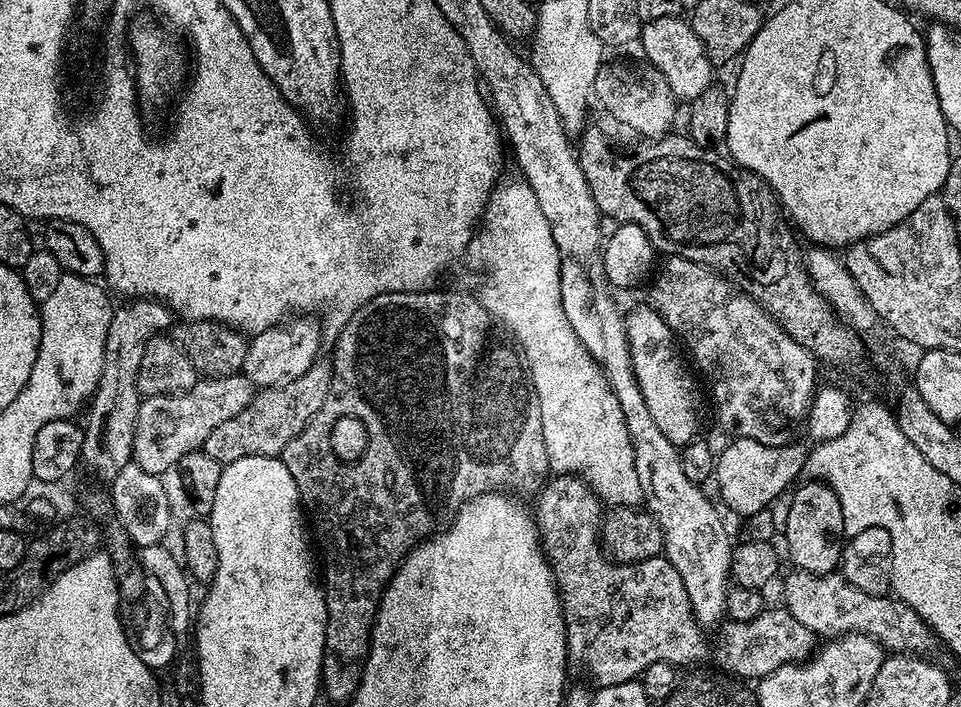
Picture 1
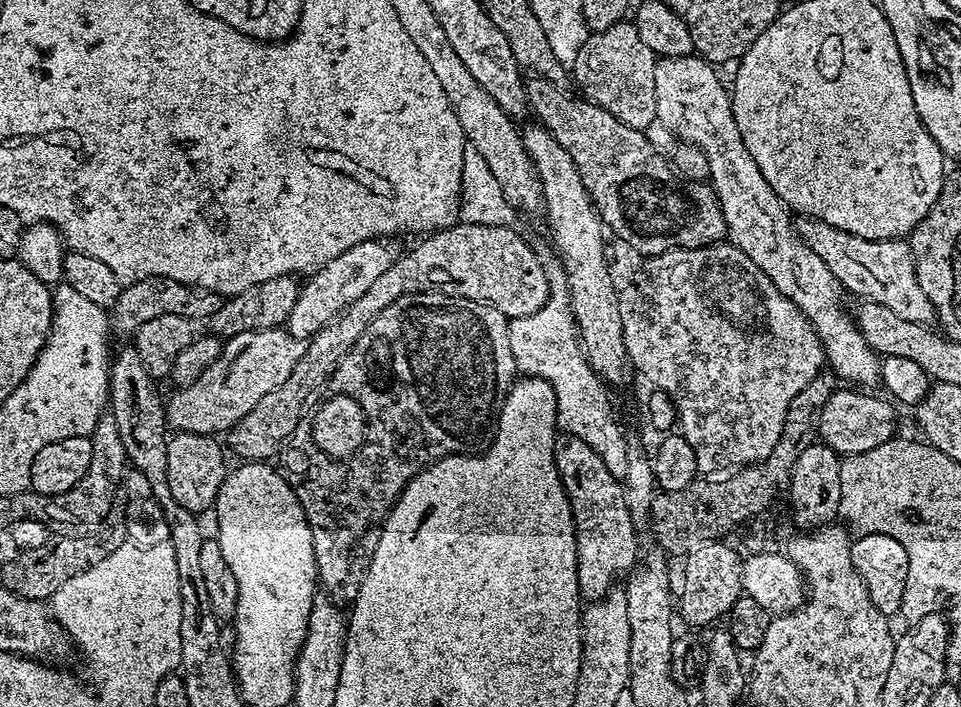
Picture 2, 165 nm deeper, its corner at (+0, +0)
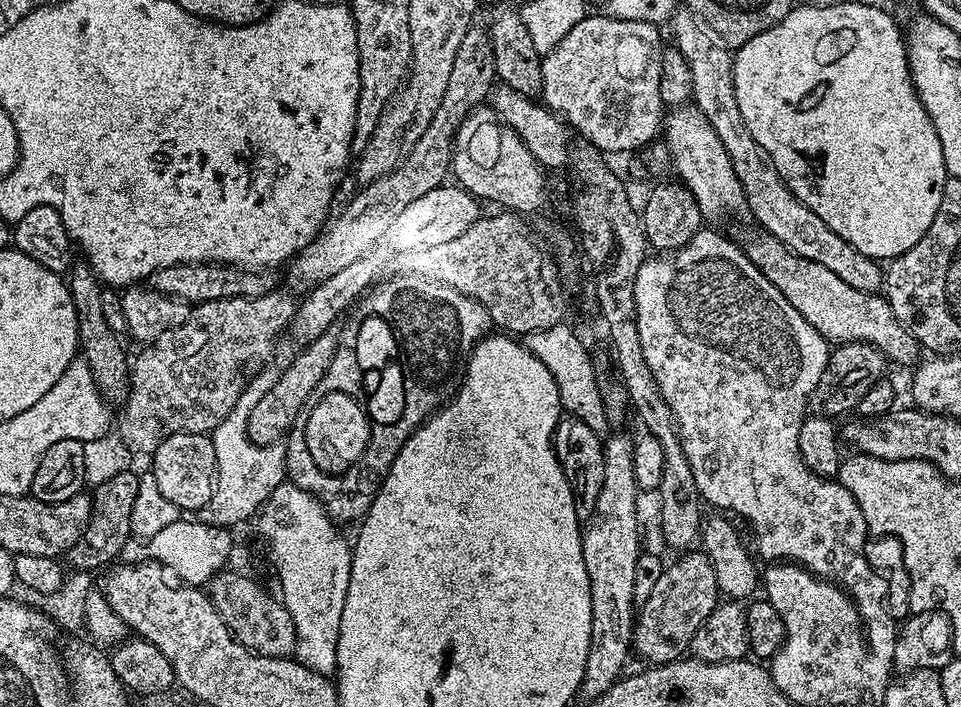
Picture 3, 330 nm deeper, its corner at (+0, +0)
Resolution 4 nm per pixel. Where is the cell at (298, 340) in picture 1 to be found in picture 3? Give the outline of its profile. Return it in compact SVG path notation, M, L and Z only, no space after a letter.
M448 182L439 188L422 194L422 198L414 198L387 232L387 239L392 239L397 249L422 250L422 246L438 246L442 242L451 242L461 234L466 234L474 222L478 222L482 215L481 201L470 195L465 188Z

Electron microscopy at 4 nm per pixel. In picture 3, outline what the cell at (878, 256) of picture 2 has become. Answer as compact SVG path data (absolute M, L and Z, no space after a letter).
M680 10L671 17L674 47L680 51L682 58L686 58L686 66L690 66L690 74L694 74L694 90L692 100L696 108L714 126L714 134L722 142L730 162L734 166L734 174L738 182L742 182L744 202L747 211L757 220L759 227L768 232L778 242L782 242L791 252L802 258L810 258L810 262L818 262L826 266L842 278L842 282L850 282L863 292L879 293L882 288L882 268L875 260L866 254L854 250L818 214L811 212L795 194L784 185L783 178L769 162L768 155L754 142L750 130L746 130L746 122L742 122L742 110L738 106L738 98L734 94L734 74L732 62L733 49L724 43L710 26L705 24L693 12Z

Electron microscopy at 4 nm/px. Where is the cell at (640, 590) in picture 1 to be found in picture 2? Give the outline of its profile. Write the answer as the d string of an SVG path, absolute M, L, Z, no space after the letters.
M568 438L556 449L556 469L572 507L576 523L576 565L581 597L591 602L612 591L616 580L627 577L638 563L638 552L632 545L634 525L626 506L623 483L606 470L606 462L586 442Z

